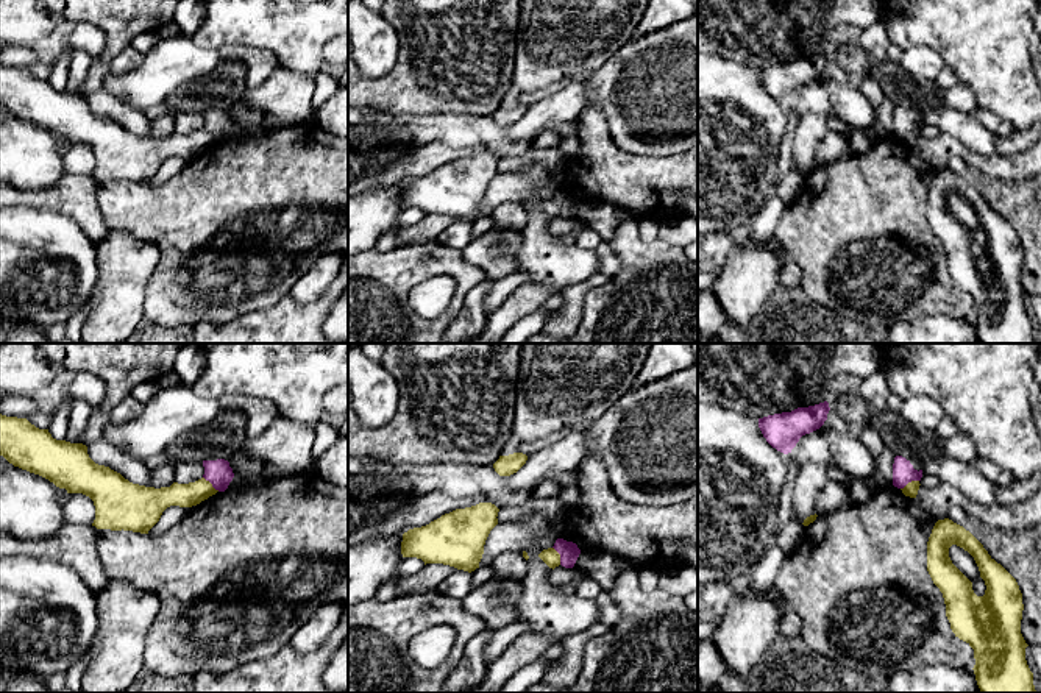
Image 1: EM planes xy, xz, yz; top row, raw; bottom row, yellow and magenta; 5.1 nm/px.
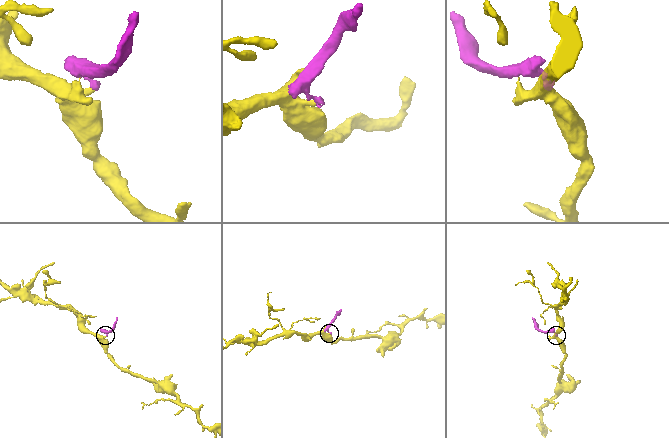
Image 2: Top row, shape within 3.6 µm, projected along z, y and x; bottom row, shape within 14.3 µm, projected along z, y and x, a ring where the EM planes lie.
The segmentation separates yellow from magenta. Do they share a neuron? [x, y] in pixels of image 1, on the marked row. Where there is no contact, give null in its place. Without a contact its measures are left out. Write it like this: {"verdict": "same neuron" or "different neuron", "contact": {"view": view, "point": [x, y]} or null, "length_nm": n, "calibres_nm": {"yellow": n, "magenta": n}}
{"verdict": "different neuron", "contact": {"view": "yz", "point": [909, 483]}, "length_nm": 110, "calibres_nm": {"yellow": 70, "magenta": 110}}

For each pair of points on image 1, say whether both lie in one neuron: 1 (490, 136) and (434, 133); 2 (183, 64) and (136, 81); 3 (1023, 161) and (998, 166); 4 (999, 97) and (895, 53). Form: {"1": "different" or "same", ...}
{"1": "same", "2": "same", "3": "same", "4": "different"}

